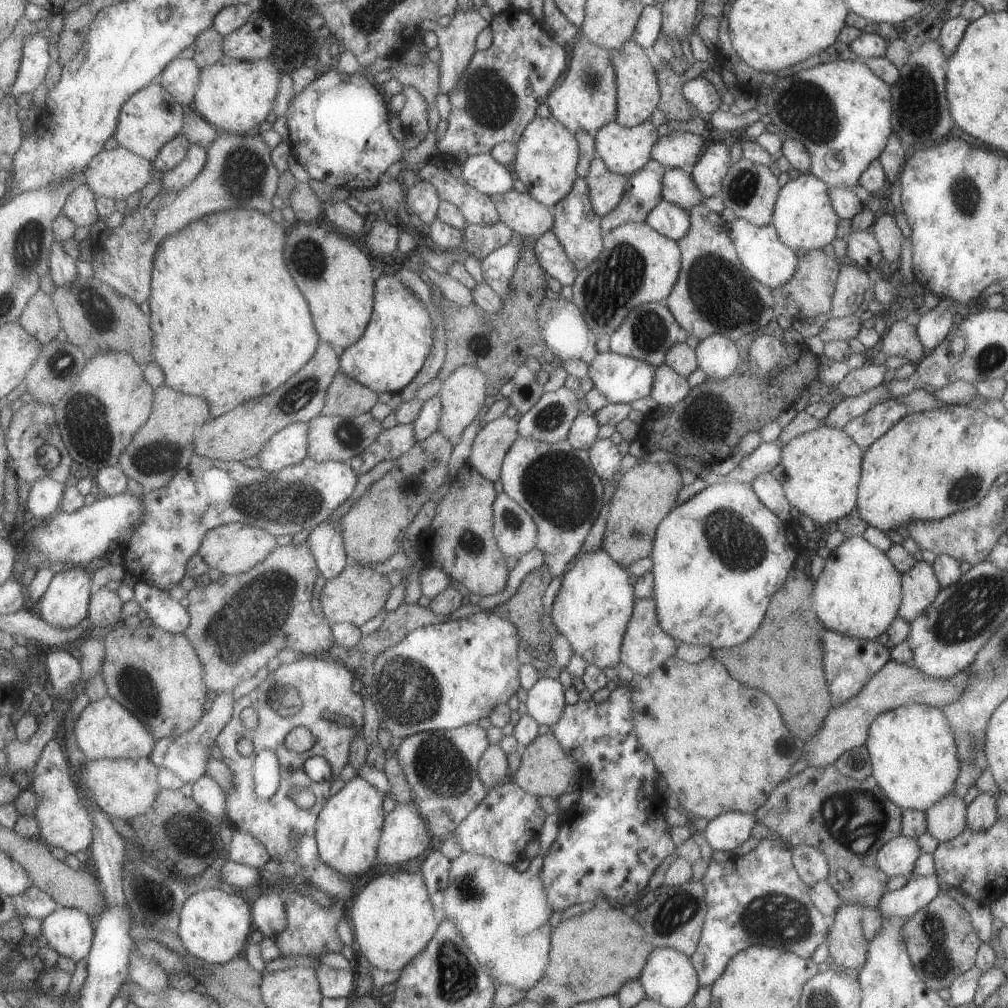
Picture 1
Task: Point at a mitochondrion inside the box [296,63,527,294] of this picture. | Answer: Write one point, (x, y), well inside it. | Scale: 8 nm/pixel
(491, 102)

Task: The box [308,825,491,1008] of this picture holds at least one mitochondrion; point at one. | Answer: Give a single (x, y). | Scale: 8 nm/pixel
(455, 975)

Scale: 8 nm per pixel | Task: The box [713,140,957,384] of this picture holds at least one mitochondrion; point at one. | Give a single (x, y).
(742, 187)

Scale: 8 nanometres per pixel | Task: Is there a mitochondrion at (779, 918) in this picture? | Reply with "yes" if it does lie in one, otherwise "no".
yes

